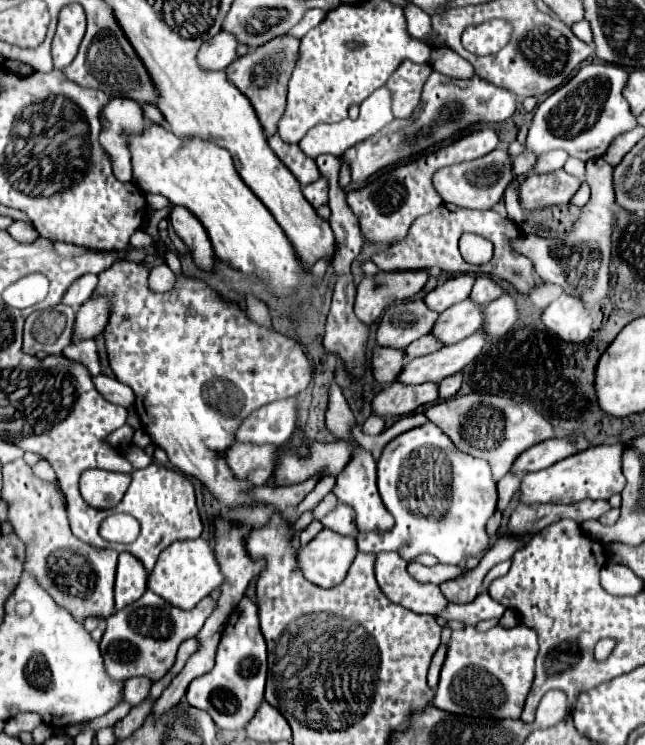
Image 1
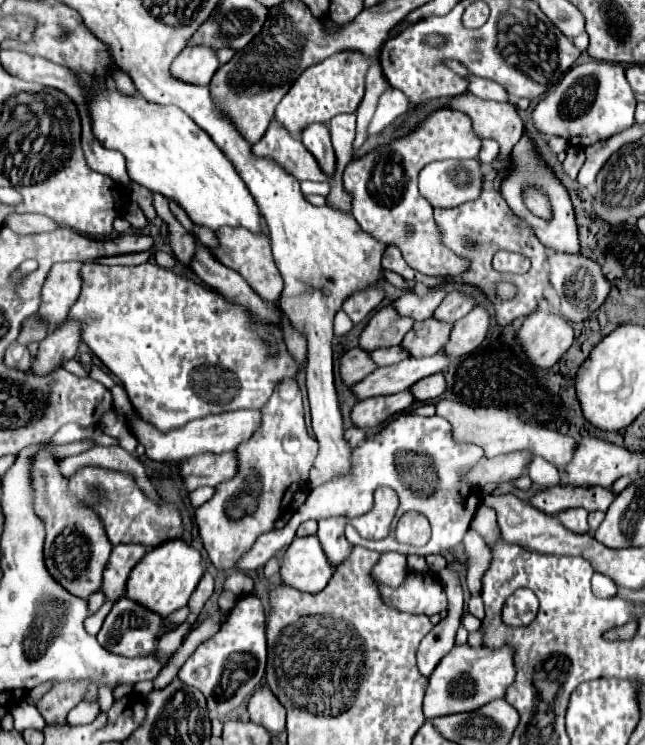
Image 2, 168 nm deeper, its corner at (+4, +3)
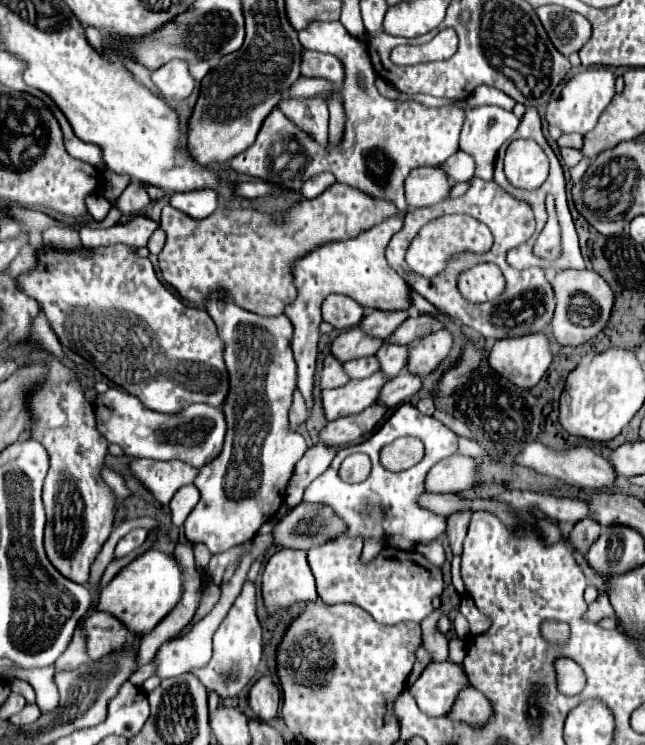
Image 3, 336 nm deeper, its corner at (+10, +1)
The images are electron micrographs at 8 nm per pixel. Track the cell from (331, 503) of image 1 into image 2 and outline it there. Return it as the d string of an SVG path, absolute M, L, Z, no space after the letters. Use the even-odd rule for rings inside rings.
M401 414L399 418L391 420L381 432L375 436L367 438L359 448L353 452L353 474L345 478L335 478L331 482L325 482L317 488L313 488L301 508L291 516L291 520L269 534L263 534L247 552L237 568L239 570L255 570L259 566L265 566L265 562L279 550L287 548L299 524L305 520L321 520L321 518L331 518L331 516L345 516L345 518L357 518L373 508L373 492L379 486L389 486L397 492L399 496L399 508L395 512L395 518L389 528L389 536L383 540L365 540L351 524L345 528L347 542L353 546L365 546L375 552L399 552L405 556L417 554L417 556L429 556L429 554L443 554L443 552L453 552L457 544L463 542L463 536L469 530L469 524L481 504L481 488L467 482L465 474L483 458L483 450L475 444L457 444L451 436L451 424L443 420L441 416L415 416L415 414ZM405 512L421 512L427 516L431 528L433 528L433 538L423 546L423 548L413 548L395 542L393 530L399 522L399 518Z

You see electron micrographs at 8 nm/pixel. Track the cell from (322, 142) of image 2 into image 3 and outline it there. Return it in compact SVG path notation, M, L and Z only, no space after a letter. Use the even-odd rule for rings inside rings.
M285 96L279 104L283 114L291 118L301 130L309 132L319 144L327 144L327 102L323 96L313 98L293 98Z

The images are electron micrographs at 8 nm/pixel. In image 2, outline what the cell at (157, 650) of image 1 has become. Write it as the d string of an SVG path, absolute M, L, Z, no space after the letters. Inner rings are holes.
M123 596L113 604L111 612L107 614L103 628L97 634L97 640L105 650L109 650L113 654L119 654L119 656L125 656L125 658L137 658L137 656L151 654L157 648L159 638L167 632L173 632L173 630L177 630L177 624L167 626L163 616L159 616L151 610L145 610L145 606L135 604L135 602L131 602L131 598Z

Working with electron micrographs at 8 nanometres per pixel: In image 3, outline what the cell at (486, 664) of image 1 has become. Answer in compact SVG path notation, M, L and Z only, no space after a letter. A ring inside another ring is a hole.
M449 660L431 662L417 682L409 686L415 702L429 716L445 716L457 698L457 692L469 684L465 670Z

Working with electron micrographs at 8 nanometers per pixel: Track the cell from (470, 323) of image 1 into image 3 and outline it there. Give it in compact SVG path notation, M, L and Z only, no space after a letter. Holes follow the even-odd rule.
M383 344L377 350L377 360L381 364L381 372L389 378L395 378L407 364L407 350L409 346L397 346L397 344Z

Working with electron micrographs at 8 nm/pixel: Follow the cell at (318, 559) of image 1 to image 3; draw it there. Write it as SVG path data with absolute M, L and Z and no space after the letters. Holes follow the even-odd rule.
M281 548L279 552L275 552L265 564L263 578L261 578L261 592L263 592L263 602L265 602L267 614L289 610L297 602L317 600L313 572L307 564L307 552L305 550L289 550L289 548Z

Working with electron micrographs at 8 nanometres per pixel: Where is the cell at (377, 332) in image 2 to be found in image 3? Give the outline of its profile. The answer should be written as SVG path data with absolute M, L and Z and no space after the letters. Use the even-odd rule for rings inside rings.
M351 328L343 334L339 334L333 344L331 344L331 354L341 360L355 360L355 358L363 358L363 356L373 356L379 348L381 348L383 340L377 338L369 338L367 334L363 334L359 328Z

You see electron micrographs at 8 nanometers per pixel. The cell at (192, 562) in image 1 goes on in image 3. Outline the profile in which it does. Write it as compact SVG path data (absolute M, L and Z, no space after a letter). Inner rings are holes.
M147 550L129 562L119 574L101 590L97 610L117 616L131 636L149 634L181 600L183 578L177 560L159 550Z

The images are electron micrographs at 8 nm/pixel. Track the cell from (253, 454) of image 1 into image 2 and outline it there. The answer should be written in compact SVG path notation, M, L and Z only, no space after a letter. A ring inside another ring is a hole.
M237 452L199 454L181 464L181 478L185 488L191 492L201 486L217 486L225 480L235 478L237 468Z

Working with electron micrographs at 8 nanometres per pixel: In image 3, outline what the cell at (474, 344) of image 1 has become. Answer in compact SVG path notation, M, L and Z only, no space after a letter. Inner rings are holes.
M375 372L373 376L363 380L349 380L349 384L335 390L321 390L325 418L331 422L365 410L367 406L377 402L379 390L385 382L387 378L381 372Z

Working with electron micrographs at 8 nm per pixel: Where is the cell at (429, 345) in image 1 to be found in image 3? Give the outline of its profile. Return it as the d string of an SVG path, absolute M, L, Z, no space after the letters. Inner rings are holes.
M369 356L369 358L359 358L359 360L349 360L343 364L343 368L345 368L345 374L349 374L349 378L367 378L377 372L379 364L375 356Z

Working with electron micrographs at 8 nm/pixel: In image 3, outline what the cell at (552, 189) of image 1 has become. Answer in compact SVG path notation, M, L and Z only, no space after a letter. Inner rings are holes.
M561 148L561 158L571 168L583 158L583 154L581 154L581 150L575 150L575 148Z

